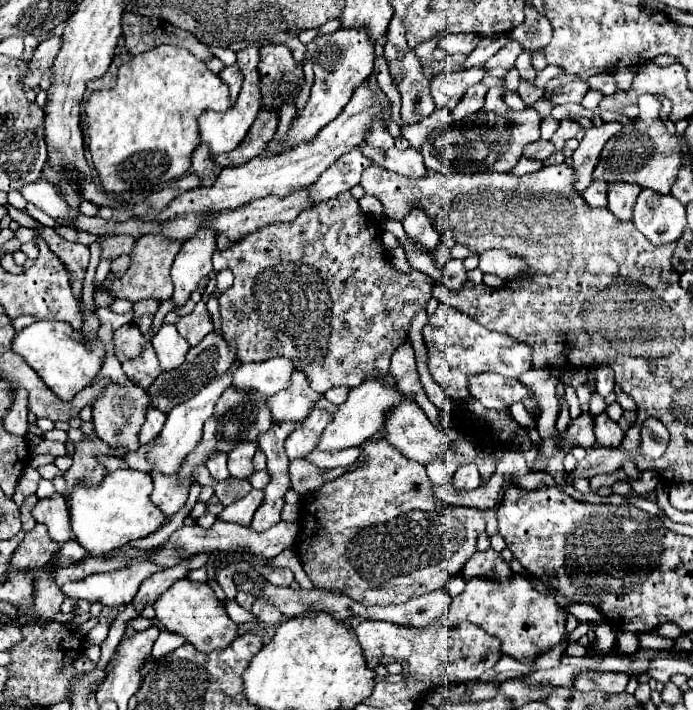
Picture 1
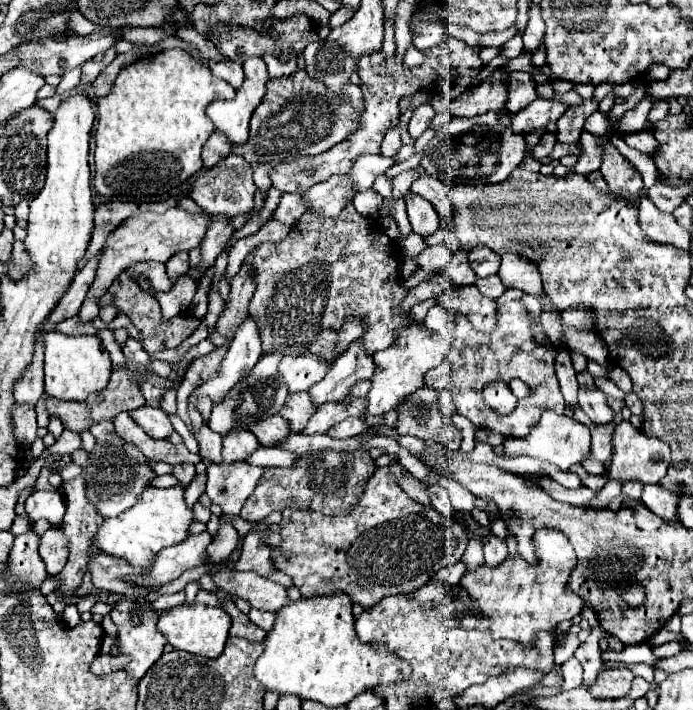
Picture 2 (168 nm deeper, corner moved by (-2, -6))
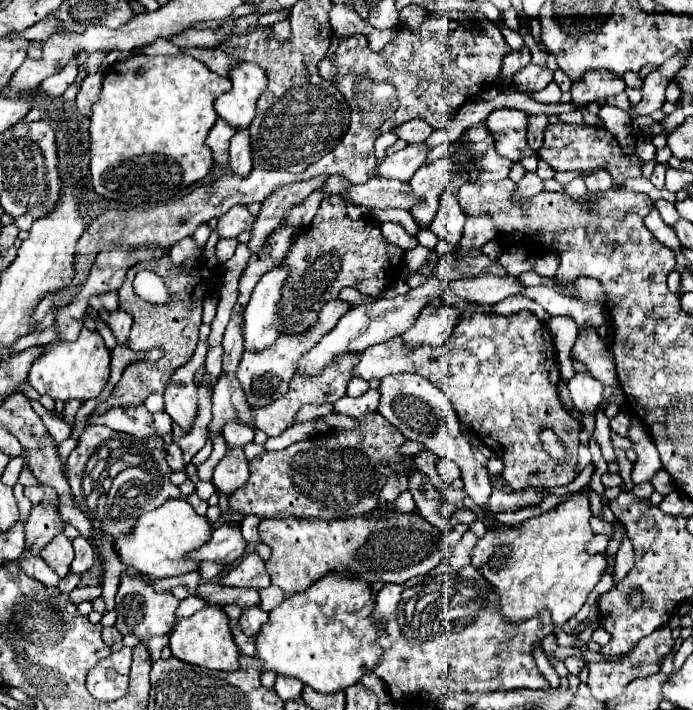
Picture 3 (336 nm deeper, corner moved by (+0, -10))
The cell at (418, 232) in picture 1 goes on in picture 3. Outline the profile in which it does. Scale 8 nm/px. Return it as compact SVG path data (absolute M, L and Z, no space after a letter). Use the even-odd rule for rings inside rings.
M440 158L434 164L422 166L408 182L412 188L412 194L416 196L416 204L410 208L410 214L422 228L432 224L432 220L438 212L440 192L448 184L448 176L444 174L444 166L442 166L444 160L446 158Z

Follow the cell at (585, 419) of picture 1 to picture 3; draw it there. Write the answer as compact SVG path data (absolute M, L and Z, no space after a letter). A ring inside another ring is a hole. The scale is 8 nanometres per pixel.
M544 428L544 432L540 432L540 440L544 440L544 450L554 458L554 460L562 460L564 458L564 444L560 444L560 436L556 436L556 432L552 432L552 428Z

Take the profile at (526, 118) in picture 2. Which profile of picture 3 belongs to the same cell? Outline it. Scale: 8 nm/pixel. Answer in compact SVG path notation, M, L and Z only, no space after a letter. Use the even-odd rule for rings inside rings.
M500 108L488 116L486 126L496 140L496 152L500 156L506 156L516 162L524 156L534 154L534 150L528 146L526 140L526 132L528 132L526 128L530 116L532 114L516 108Z

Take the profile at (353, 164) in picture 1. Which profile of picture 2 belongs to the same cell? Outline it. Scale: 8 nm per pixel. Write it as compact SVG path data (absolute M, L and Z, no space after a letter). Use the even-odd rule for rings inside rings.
M376 154L376 156L360 156L354 164L352 164L352 170L350 170L350 180L356 182L356 188L358 192L364 192L368 188L372 188L374 180L382 174L386 174L388 168L392 168L396 164L394 158L386 158L382 154Z

